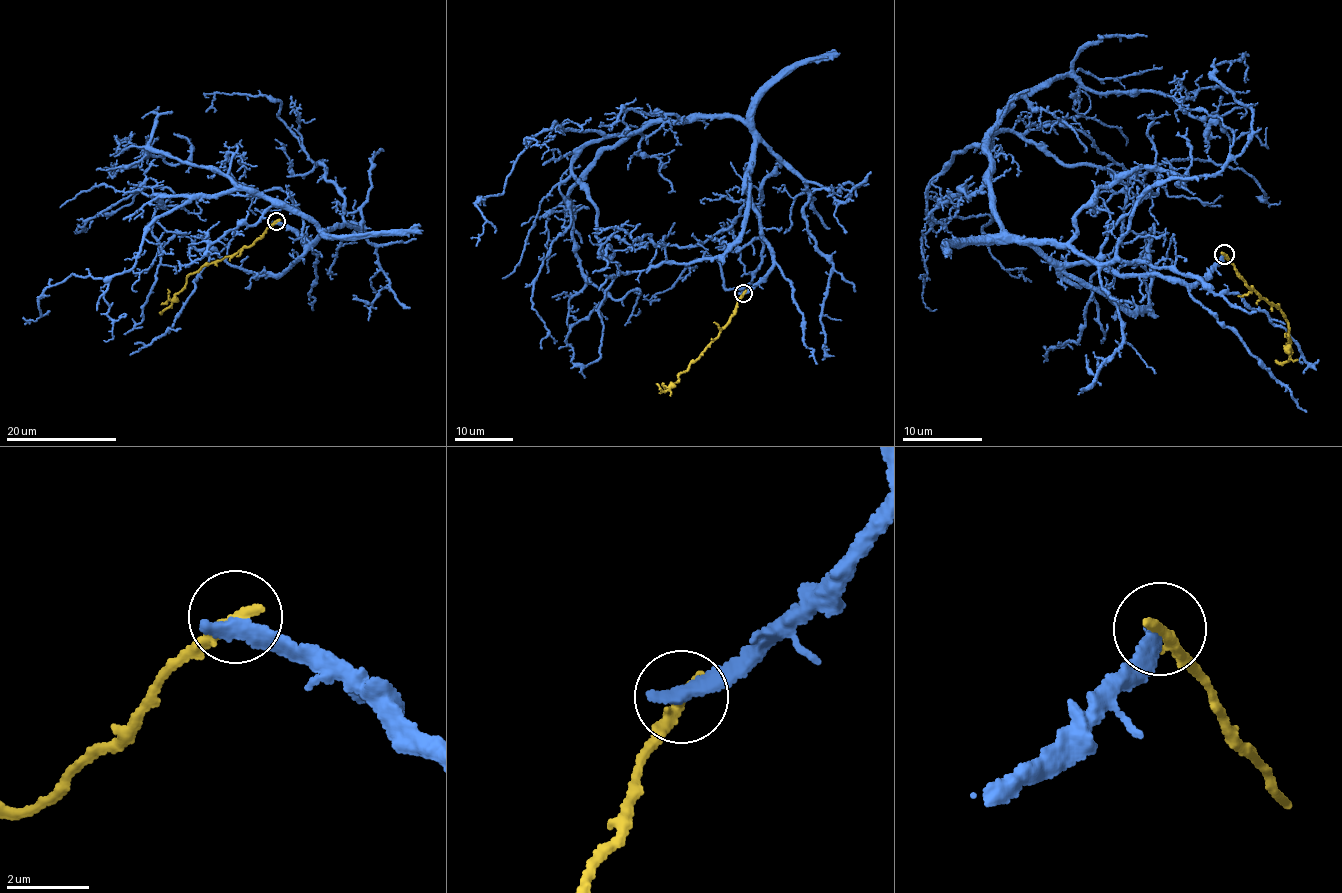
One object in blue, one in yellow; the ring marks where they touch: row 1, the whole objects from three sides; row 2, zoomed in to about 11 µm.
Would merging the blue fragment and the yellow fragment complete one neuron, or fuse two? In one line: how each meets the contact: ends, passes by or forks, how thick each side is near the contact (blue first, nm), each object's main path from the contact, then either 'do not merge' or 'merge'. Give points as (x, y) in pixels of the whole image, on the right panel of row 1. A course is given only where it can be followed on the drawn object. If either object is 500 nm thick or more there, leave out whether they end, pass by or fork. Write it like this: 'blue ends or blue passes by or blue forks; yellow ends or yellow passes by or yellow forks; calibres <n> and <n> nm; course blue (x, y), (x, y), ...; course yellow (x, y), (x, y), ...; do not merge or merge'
blue ends; yellow ends; calibres 440 and 340 nm; course blue (1224, 254), (1191, 284), (1052, 263), (1000, 225), (984, 135), (1123, 174), (1197, 158), (1243, 168), (1280, 201); course yellow (1224, 254), (1233, 264), (1236, 275), (1287, 319), (1290, 354), (1287, 360), (1275, 360); do not merge

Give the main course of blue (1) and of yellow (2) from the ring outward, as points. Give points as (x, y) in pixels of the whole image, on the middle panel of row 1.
1: (743, 293), (772, 265), (749, 192), (753, 132), (693, 116), (590, 140), (572, 173), (619, 264), (585, 377)
2: (743, 293), (726, 325), (679, 376), (679, 379), (670, 389), (662, 390), (656, 384)

